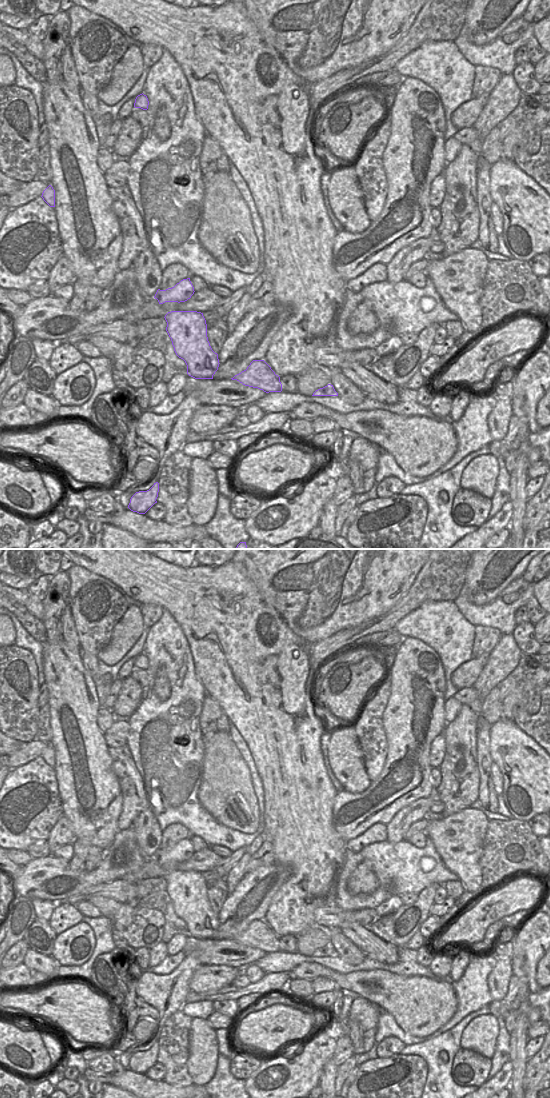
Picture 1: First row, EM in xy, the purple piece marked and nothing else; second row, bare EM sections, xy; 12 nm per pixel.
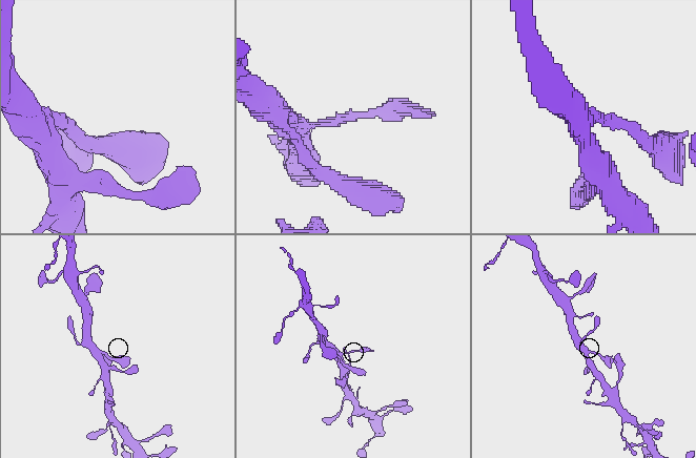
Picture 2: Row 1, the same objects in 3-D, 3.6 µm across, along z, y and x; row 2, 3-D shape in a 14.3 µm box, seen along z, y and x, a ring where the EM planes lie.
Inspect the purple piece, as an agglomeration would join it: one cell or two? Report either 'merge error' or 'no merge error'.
no merge error

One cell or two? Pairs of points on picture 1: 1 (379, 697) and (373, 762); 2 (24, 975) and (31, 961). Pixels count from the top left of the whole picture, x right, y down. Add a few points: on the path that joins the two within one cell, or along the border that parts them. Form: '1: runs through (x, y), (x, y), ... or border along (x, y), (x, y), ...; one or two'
1: runs through (375, 713), (374, 746); one
2: border along (23, 962), (29, 968), (41, 971), (49, 978); two

